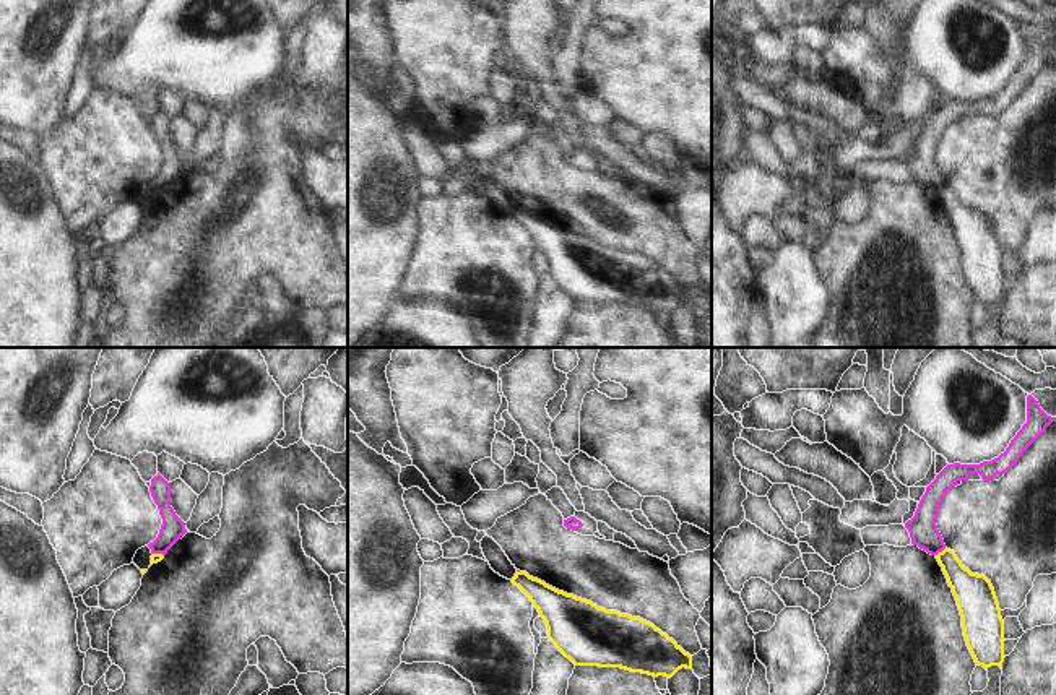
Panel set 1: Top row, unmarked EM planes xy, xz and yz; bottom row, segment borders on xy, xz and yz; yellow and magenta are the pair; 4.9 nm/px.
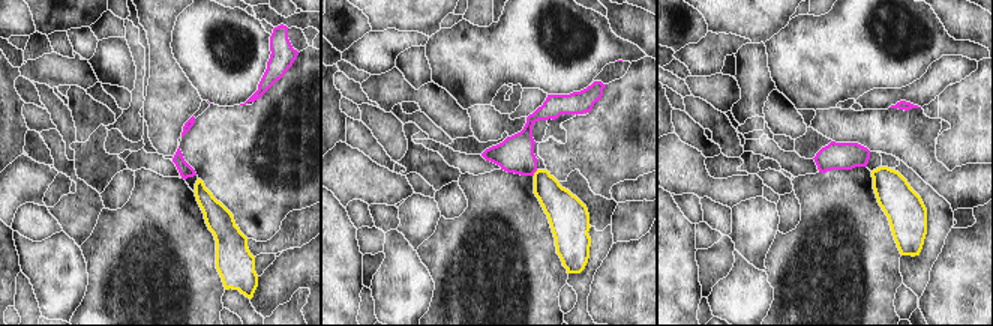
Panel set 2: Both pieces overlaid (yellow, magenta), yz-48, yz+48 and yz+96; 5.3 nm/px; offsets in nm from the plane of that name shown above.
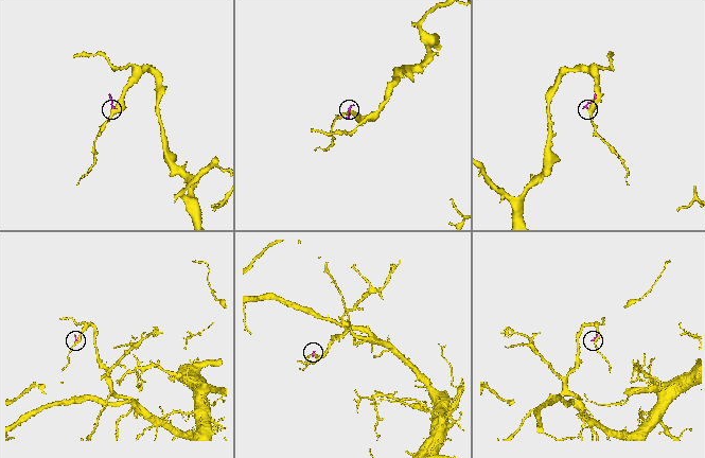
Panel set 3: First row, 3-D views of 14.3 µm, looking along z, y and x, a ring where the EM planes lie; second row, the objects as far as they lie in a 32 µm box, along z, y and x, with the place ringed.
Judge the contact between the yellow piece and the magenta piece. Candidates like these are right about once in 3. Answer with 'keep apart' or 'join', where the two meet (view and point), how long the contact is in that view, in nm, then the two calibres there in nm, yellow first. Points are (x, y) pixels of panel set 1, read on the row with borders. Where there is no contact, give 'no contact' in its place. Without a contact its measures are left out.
keep apart; meets yellow in yz at (943, 551); contact 70 nm long; 180 nm thick on the yellow side, 140 nm on the other

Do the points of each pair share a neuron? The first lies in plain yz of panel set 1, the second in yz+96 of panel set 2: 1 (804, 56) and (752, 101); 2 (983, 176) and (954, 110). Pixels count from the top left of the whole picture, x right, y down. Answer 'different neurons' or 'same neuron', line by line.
1: same neuron
2: same neuron

